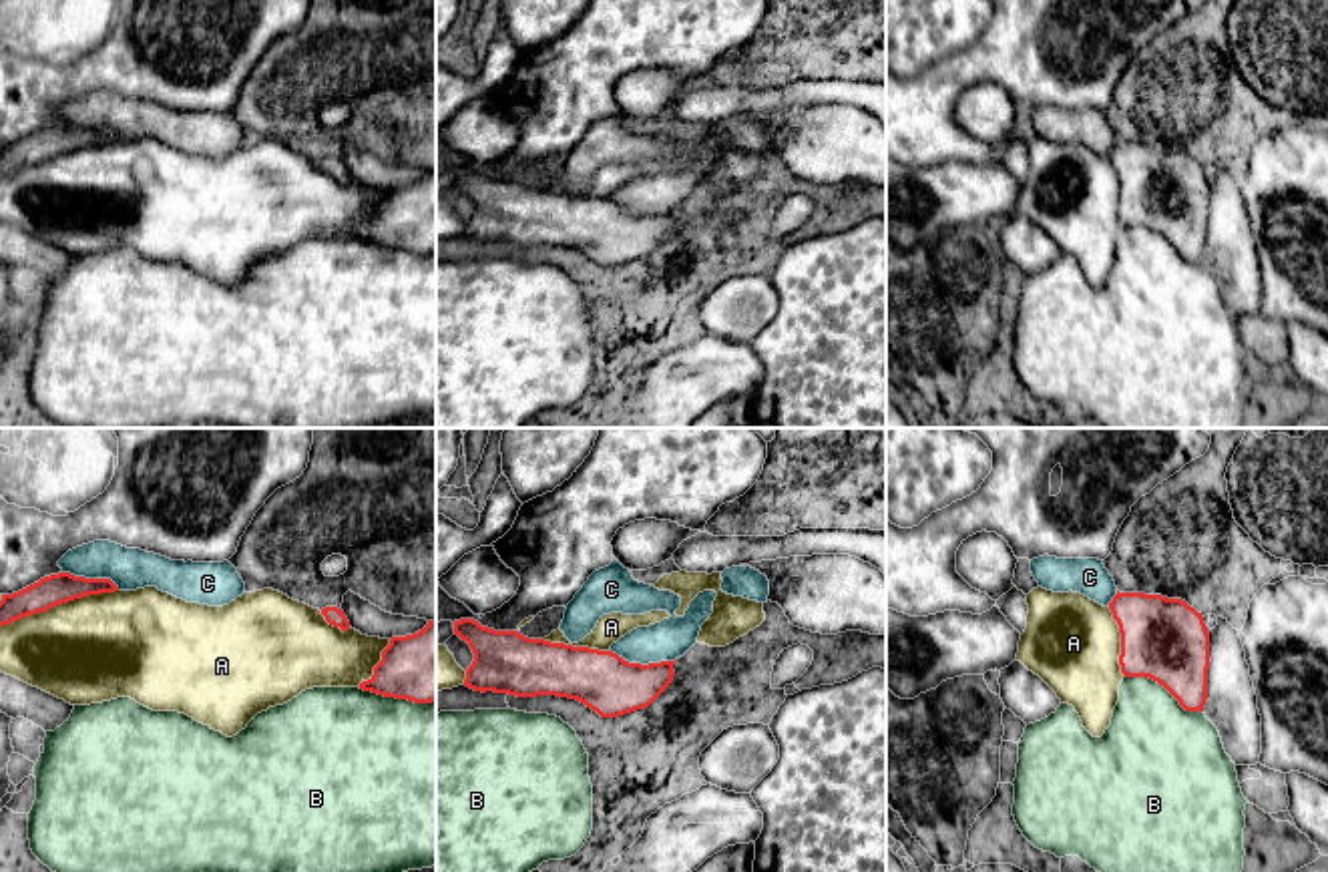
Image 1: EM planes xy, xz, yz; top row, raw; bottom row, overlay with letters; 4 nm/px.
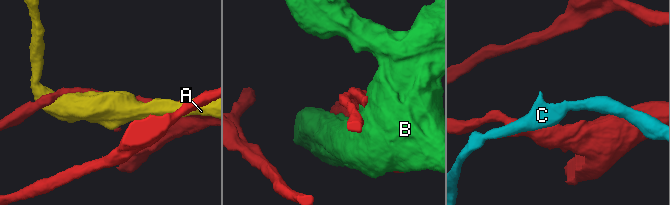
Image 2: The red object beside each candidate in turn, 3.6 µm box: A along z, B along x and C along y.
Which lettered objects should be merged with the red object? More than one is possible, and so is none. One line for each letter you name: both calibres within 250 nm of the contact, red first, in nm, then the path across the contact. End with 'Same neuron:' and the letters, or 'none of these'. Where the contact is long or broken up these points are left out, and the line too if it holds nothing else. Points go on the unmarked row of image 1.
C: calibres 240 and 160 nm
Same neuron: C

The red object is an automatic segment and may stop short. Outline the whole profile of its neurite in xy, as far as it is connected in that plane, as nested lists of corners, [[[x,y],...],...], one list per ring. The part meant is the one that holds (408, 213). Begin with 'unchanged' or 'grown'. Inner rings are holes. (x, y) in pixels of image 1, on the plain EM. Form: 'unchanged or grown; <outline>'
unchanged; [[[436,171],[414,185],[392,187],[360,239],[414,253],[436,251]]]

